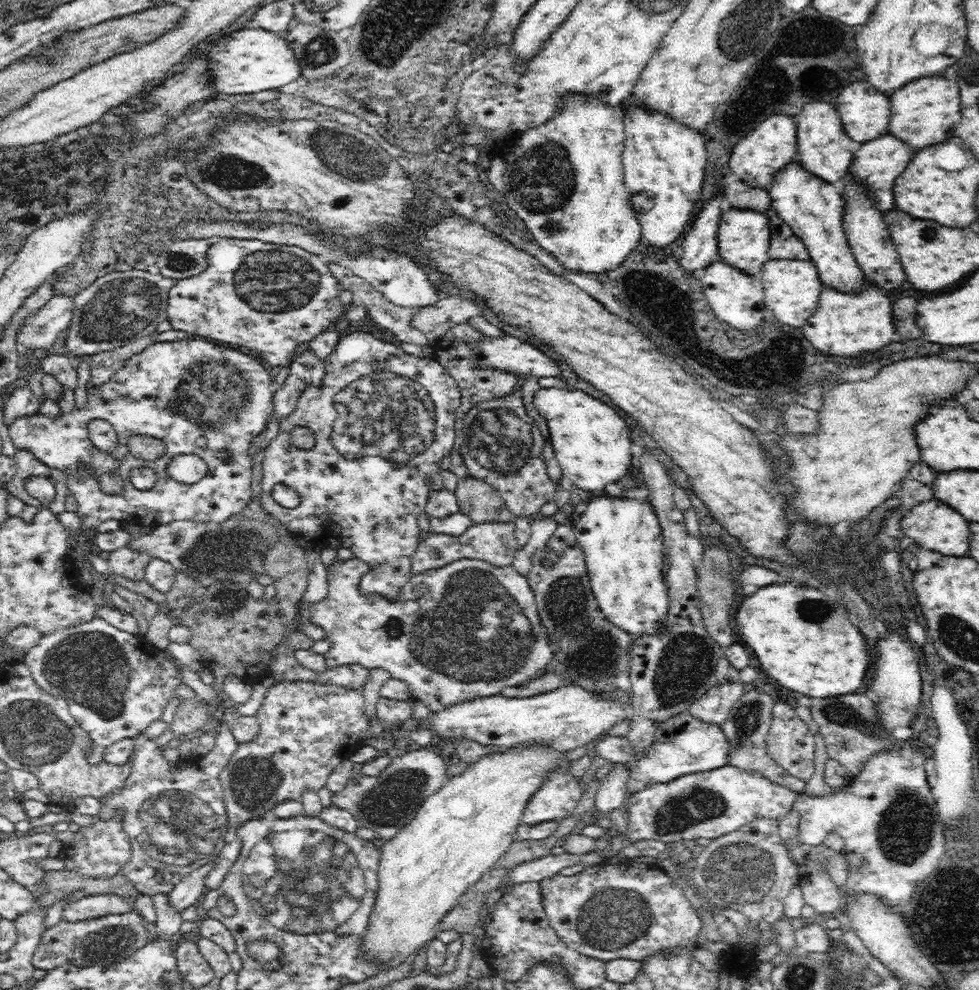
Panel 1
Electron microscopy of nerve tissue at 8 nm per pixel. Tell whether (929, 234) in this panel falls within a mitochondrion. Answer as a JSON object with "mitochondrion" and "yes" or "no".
{"mitochondrion":"yes"}

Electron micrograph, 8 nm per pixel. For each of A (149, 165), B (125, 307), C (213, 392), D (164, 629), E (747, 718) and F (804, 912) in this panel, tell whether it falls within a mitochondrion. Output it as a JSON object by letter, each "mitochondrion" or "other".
{"A":"other","B":"mitochondrion","C":"mitochondrion","D":"other","E":"mitochondrion","F":"other"}

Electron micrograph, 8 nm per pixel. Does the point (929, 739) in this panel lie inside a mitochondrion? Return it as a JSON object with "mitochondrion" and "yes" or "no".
{"mitochondrion":"no"}

